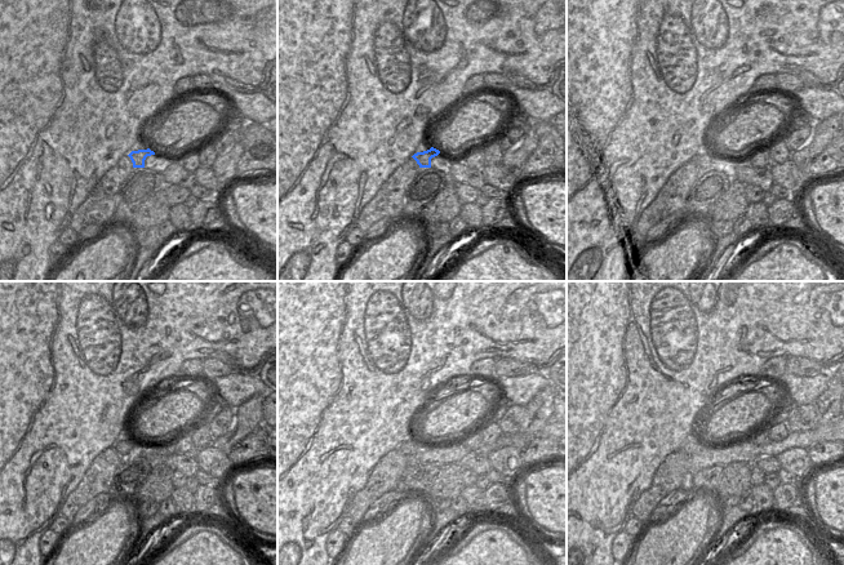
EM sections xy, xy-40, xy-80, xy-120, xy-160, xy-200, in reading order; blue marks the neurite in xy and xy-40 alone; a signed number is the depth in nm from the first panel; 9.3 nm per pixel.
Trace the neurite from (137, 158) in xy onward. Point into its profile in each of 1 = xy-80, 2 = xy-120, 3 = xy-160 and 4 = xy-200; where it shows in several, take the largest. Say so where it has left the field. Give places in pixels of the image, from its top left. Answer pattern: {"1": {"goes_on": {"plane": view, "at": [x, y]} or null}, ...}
{"1": {"goes_on": {"plane": "xy-80", "at": [703, 160]}}, "2": {"goes_on": {"plane": "xy-120", "at": [123, 446]}}, "3": {"goes_on": {"plane": "xy-160", "at": [412, 445]}}, "4": {"goes_on": {"plane": "xy-200", "at": [691, 446]}}}

